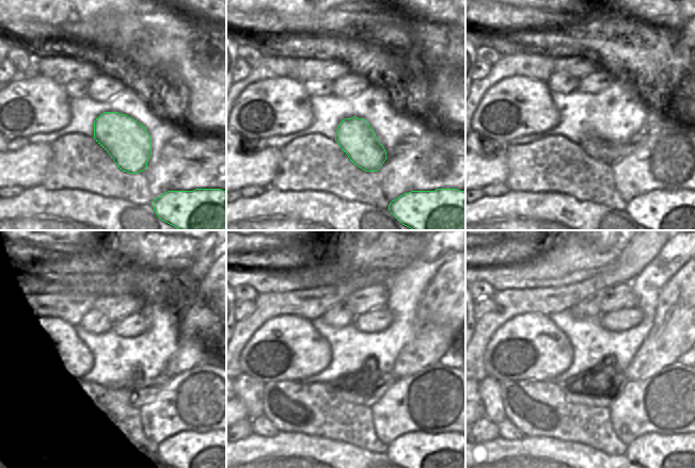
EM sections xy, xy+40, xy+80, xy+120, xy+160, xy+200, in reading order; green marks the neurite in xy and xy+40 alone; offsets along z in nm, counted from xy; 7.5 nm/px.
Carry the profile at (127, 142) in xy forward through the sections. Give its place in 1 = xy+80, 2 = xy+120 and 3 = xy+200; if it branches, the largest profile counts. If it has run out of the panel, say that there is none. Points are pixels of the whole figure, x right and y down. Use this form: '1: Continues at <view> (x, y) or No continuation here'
1: Continues at xy+80 (600, 150)
2: Continues at xy+120 (141, 392)
3: Continues at xy+200 (620, 381)

